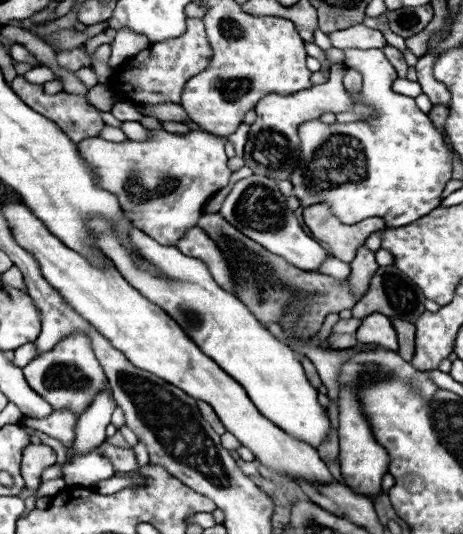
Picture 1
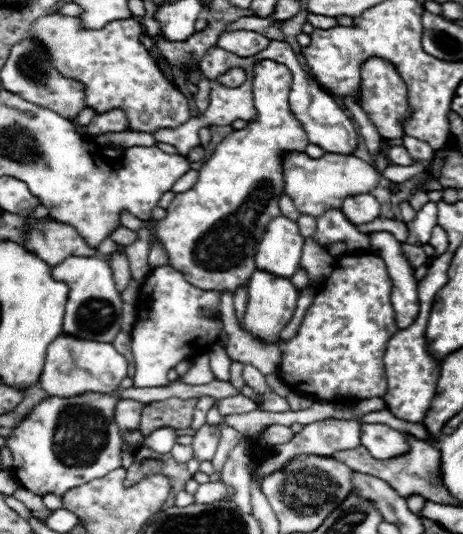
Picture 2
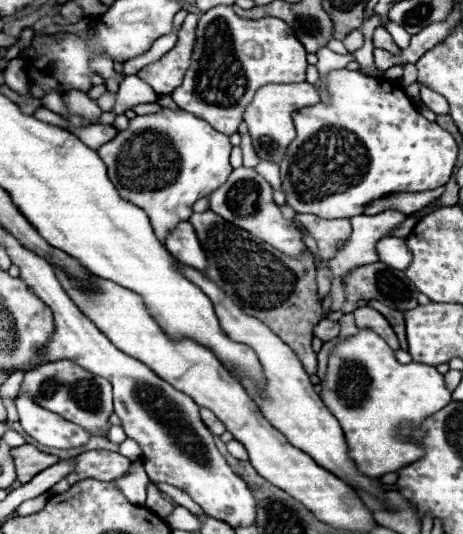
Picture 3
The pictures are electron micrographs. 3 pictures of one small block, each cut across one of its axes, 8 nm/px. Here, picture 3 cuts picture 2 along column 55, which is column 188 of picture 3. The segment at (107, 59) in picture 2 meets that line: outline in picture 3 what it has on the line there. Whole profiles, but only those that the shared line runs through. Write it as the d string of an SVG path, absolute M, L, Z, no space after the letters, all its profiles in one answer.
M188 14L178 32L176 48L172 48L172 52L162 56L156 64L148 64L148 68L142 68L138 72L138 78L148 82L156 94L170 94L174 88L180 86L196 42L196 24L198 16Z

